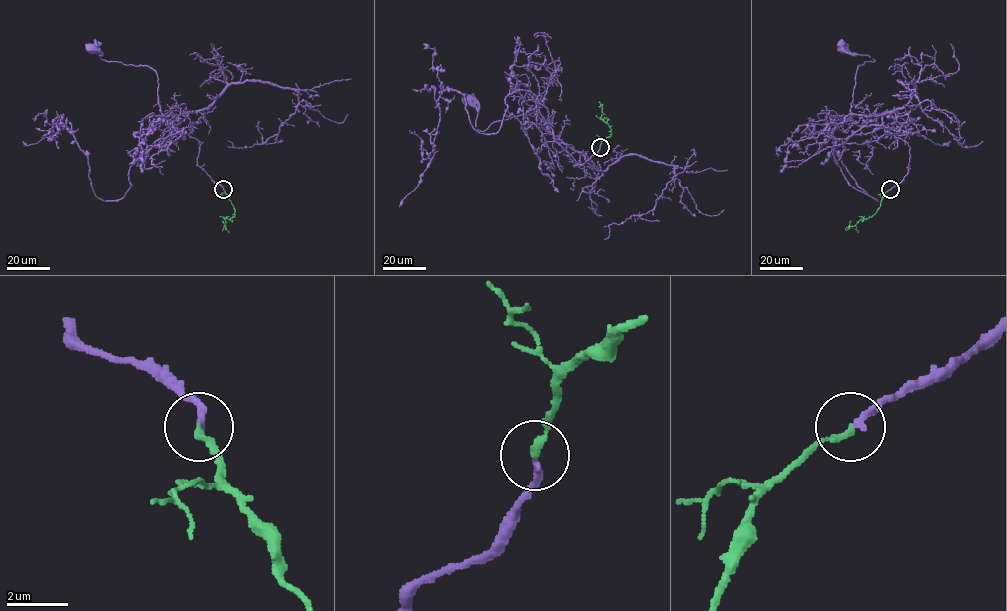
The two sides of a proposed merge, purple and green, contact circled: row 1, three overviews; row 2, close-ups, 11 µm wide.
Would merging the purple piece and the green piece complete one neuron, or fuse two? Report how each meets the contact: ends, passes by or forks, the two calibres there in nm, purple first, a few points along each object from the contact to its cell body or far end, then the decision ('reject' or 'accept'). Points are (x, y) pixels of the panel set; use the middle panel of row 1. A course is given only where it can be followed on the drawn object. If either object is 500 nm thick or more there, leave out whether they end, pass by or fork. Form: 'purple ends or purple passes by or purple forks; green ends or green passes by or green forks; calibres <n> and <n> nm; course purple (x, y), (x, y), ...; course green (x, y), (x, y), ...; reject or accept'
purple ends; green ends; calibres 200 and 200 nm; course purple (600, 147), (573, 166), (576, 162), (554, 140), (537, 107), (479, 131), (477, 109), (469, 99); course green (600, 147), (611, 132), (601, 118), (602, 106), (599, 102); accept

